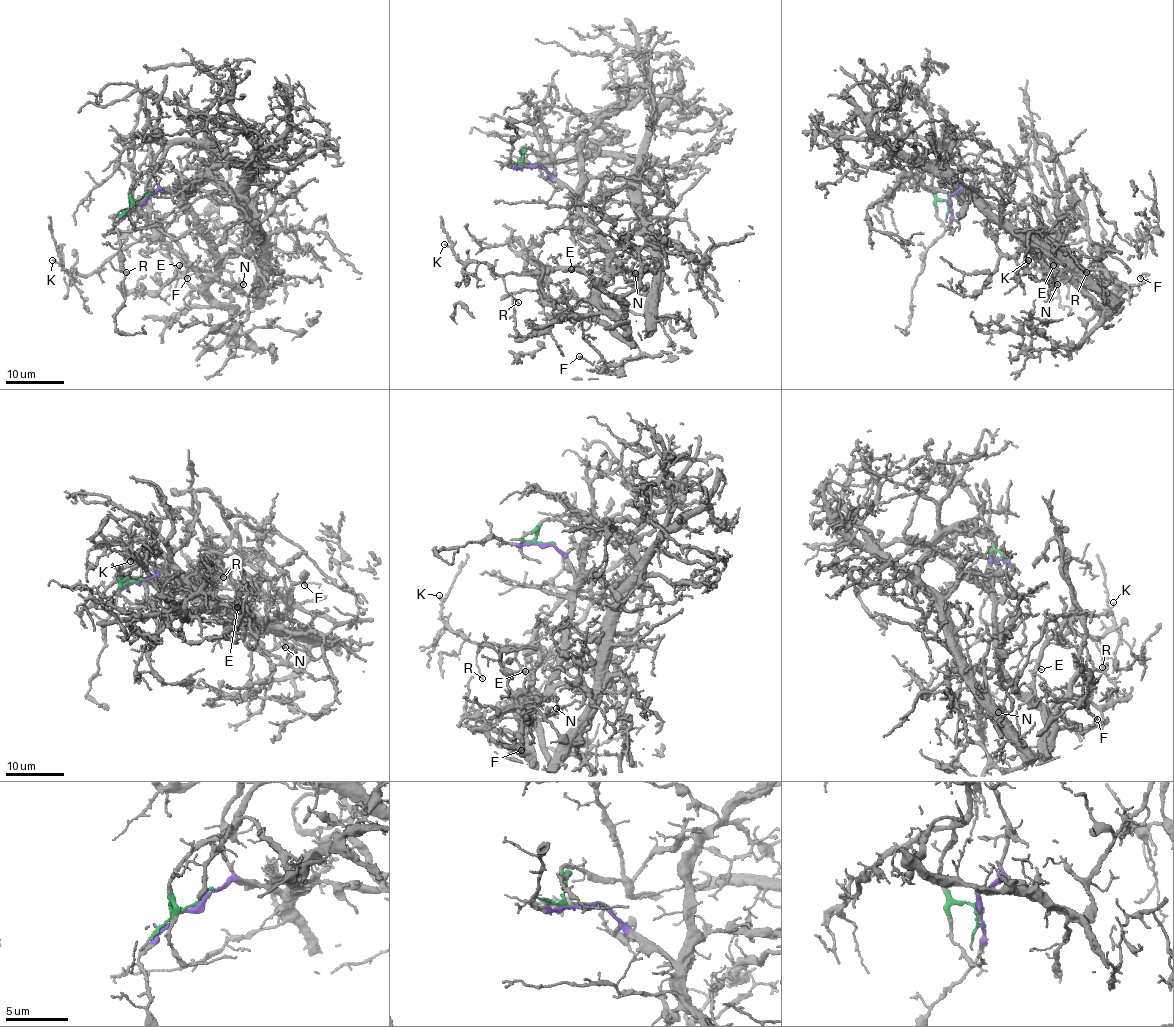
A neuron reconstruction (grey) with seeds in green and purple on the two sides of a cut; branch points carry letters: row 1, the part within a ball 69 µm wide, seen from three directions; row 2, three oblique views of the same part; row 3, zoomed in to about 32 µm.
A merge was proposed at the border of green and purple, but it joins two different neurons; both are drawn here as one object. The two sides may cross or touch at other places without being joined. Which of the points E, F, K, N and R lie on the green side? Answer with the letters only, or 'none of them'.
none of them

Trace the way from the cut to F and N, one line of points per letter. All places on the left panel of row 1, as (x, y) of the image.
F: (141, 201), (176, 192), (192, 213), (214, 255), (207, 305), (191, 305), (191, 293), (208, 281), (186, 278)
N: (141, 201), (158, 191), (176, 192), (216, 254), (216, 264), (243, 284)

